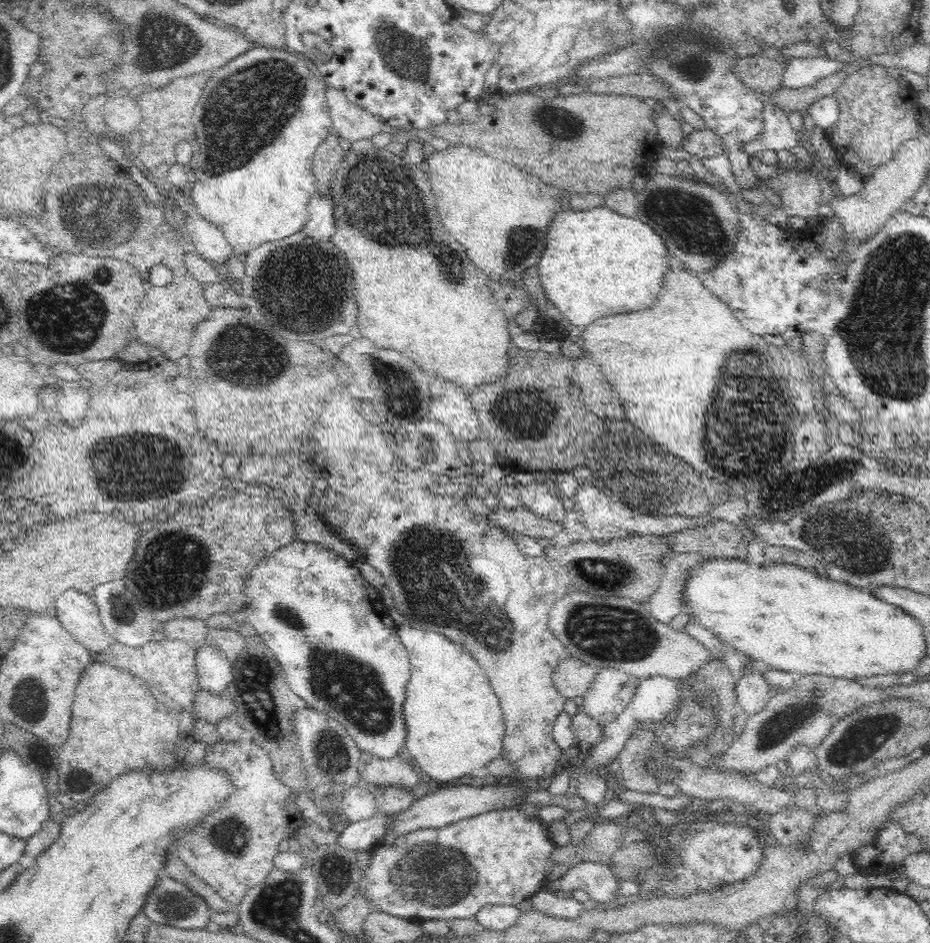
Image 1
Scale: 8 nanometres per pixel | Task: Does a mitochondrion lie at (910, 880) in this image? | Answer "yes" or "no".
no

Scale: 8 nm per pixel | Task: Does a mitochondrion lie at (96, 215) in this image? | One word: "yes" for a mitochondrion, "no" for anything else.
yes

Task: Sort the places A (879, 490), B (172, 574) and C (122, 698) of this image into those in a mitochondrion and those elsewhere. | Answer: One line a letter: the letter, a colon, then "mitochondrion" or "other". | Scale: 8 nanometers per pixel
A: other
B: mitochondrion
C: other

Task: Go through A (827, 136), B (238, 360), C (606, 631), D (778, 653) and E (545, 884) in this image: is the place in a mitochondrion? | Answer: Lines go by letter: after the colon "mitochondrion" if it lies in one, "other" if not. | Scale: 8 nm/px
A: other
B: mitochondrion
C: mitochondrion
D: other
E: other

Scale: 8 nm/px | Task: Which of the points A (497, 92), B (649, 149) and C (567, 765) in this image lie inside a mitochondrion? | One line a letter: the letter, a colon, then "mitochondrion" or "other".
A: other
B: other
C: other

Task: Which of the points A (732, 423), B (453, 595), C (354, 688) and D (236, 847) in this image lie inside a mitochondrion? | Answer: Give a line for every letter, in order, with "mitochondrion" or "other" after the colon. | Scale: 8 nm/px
A: mitochondrion
B: mitochondrion
C: mitochondrion
D: mitochondrion

